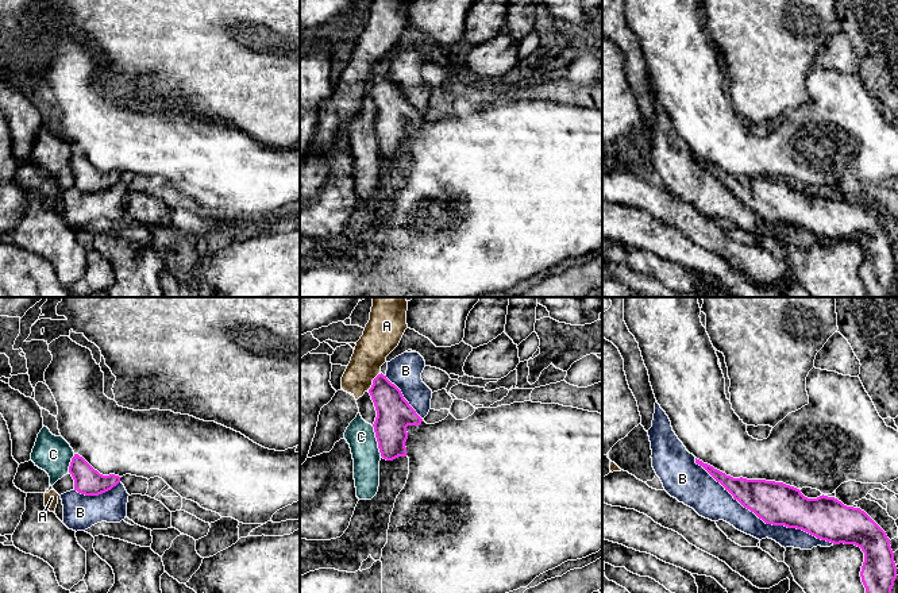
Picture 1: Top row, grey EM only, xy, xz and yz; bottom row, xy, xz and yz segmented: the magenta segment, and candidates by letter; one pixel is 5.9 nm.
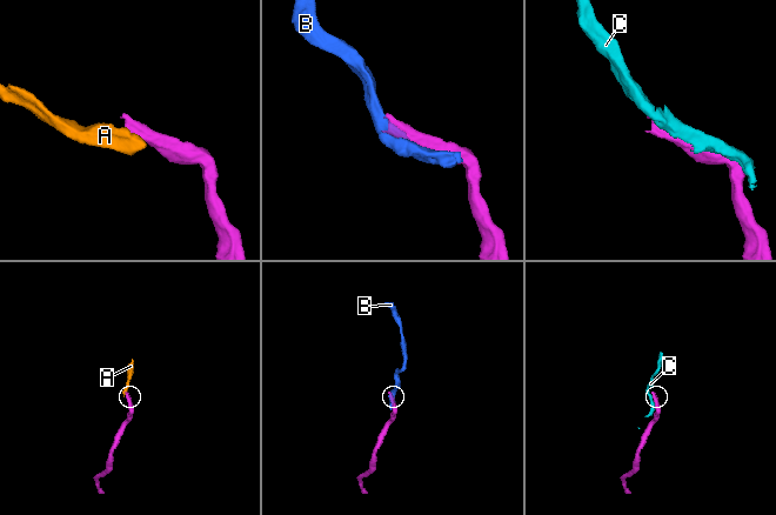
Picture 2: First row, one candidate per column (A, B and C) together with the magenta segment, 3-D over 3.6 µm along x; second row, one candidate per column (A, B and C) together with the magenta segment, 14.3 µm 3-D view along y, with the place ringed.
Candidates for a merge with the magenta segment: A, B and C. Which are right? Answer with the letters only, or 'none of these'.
none of these

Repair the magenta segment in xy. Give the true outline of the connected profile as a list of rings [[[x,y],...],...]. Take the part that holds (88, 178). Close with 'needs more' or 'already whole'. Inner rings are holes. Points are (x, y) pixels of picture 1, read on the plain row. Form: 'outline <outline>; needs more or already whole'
outline [[[74,151],[69,170],[74,177],[74,188],[85,193],[99,193],[111,188],[120,180],[119,173],[103,173],[95,167],[82,154]]]; already whole

